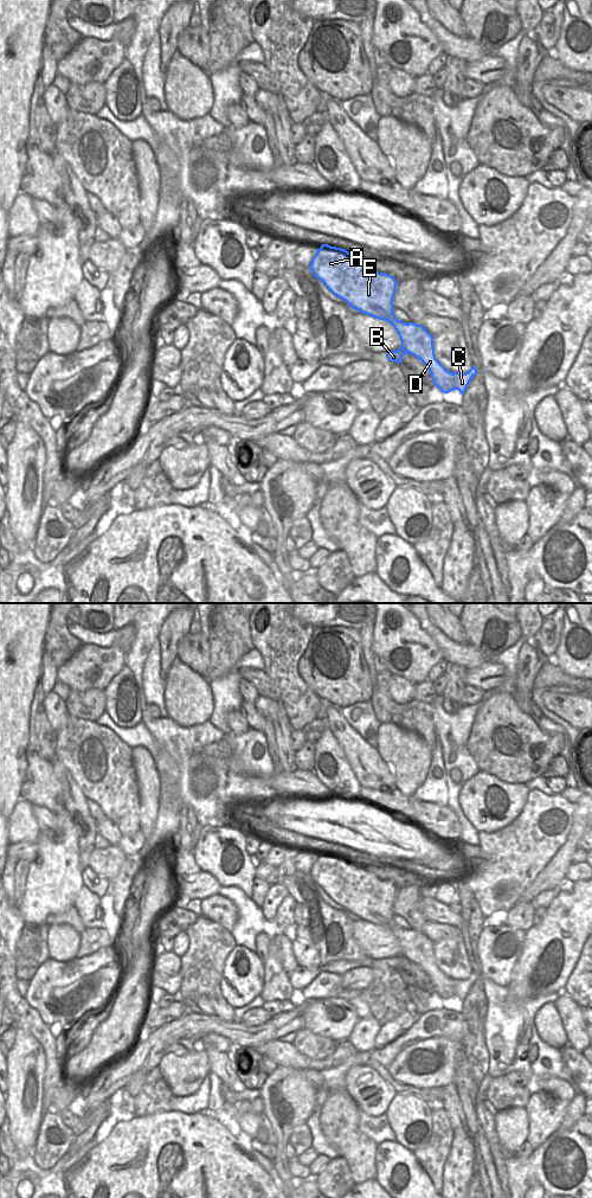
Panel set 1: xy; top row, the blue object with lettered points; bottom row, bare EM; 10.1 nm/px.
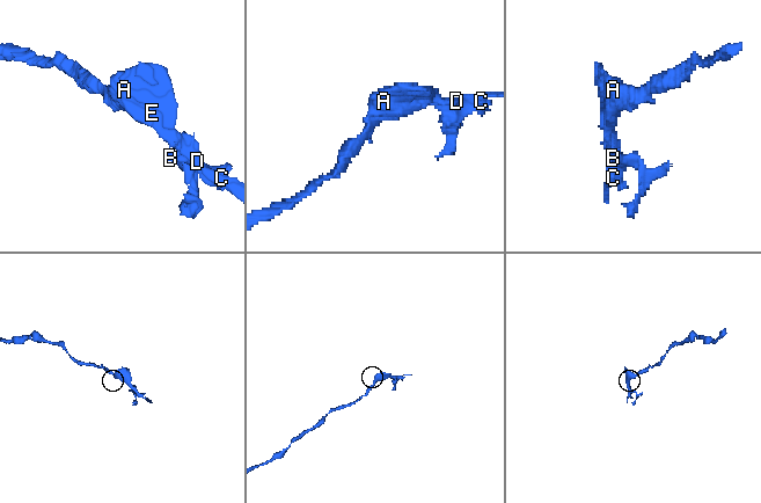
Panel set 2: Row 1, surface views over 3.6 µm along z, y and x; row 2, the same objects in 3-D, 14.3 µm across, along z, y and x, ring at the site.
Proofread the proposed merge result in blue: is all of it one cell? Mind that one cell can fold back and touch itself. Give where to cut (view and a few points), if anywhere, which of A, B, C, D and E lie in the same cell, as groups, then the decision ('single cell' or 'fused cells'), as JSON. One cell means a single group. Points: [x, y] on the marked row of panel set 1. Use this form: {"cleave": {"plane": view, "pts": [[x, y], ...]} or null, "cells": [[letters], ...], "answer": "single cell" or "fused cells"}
{"cleave": {"plane": "xy", "pts": [[451, 373], [455, 389]]}, "cells": [["A", "D", "E"], ["B", "C"]], "answer": "fused cells"}

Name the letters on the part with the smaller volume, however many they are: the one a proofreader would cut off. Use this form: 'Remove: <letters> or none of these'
Remove: B, C.

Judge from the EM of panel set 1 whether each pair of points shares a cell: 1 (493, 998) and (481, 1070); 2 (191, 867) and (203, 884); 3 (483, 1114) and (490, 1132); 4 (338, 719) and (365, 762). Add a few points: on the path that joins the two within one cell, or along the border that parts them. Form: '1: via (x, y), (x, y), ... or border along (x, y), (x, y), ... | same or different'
1: border along (486, 1017), (483, 1039), (487, 1050), (487, 1072) | different
2: border along (200, 870), (182, 877), (178, 882) | different
3: via (486, 1119), (489, 1127) | same
4: via (342, 730), (358, 751) | same

